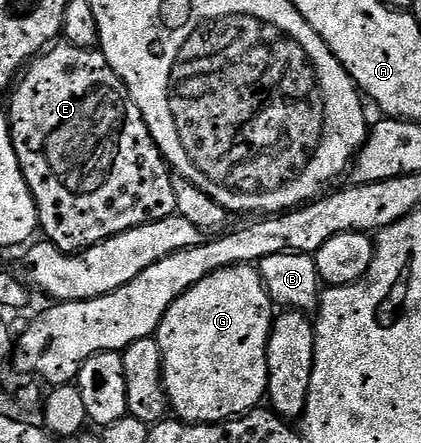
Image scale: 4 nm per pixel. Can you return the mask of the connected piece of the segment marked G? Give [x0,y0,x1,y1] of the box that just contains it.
[156,265,276,423]

